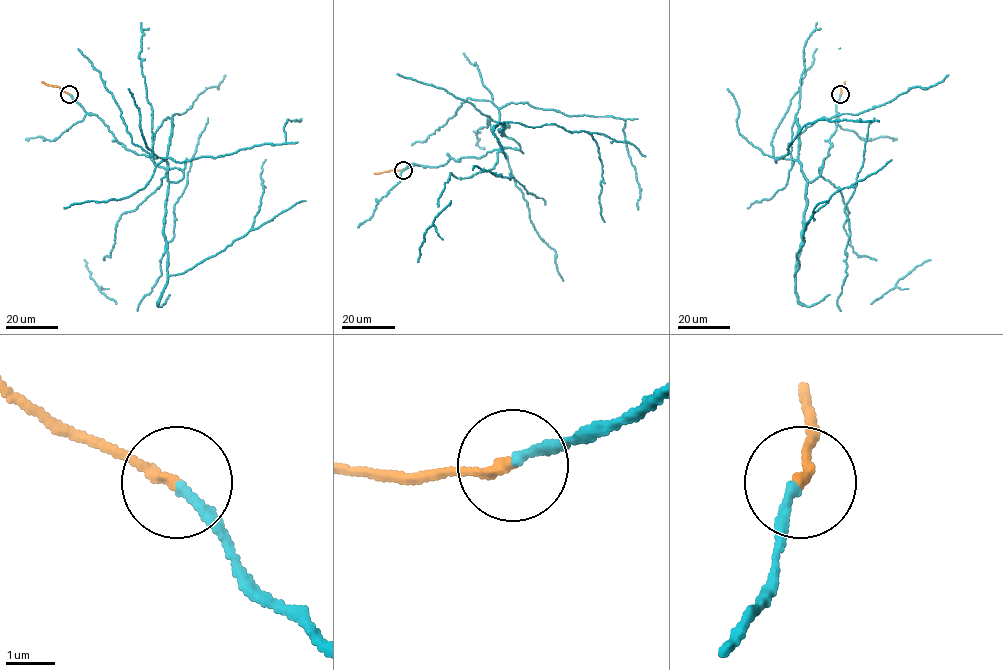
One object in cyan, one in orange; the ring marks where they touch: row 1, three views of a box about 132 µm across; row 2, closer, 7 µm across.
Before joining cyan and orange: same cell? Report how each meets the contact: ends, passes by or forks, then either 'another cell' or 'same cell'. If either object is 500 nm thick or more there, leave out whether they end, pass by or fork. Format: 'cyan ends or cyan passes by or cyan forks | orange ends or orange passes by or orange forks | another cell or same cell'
cyan ends | orange ends | same cell

